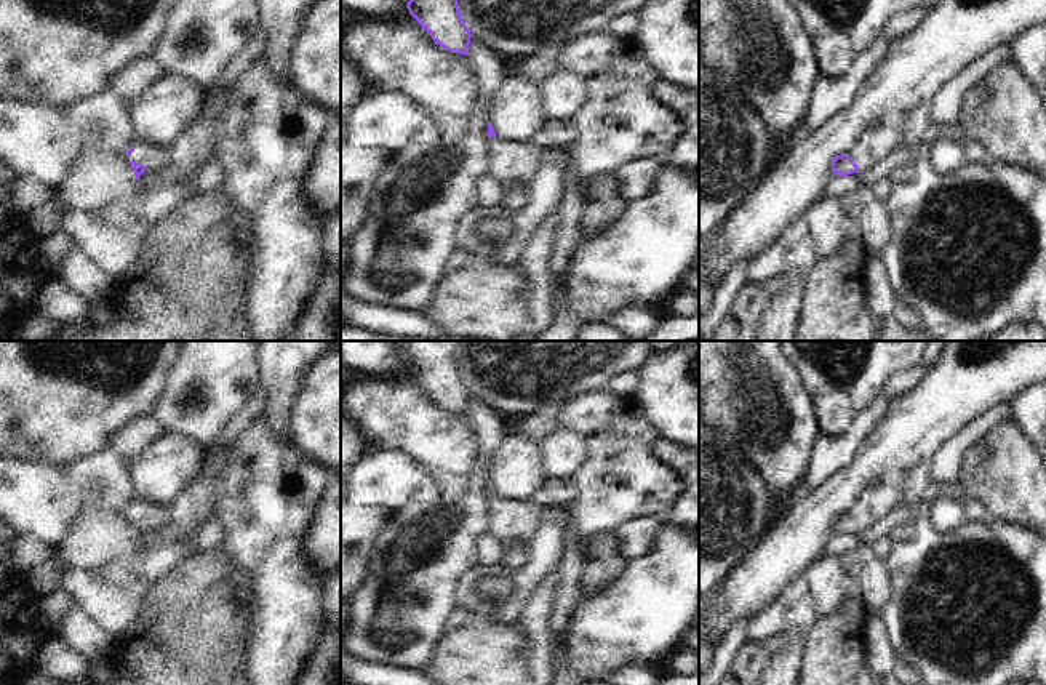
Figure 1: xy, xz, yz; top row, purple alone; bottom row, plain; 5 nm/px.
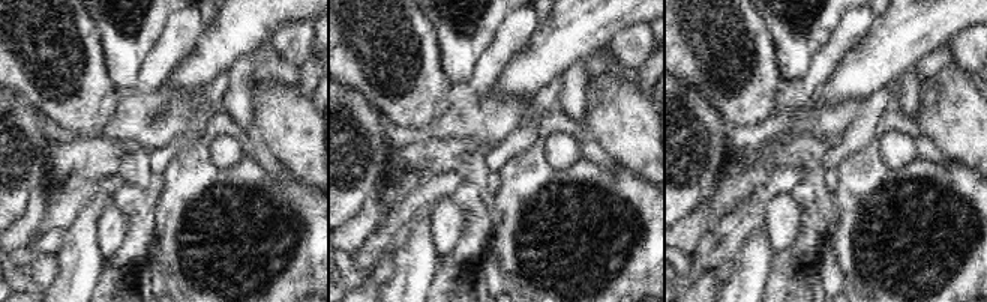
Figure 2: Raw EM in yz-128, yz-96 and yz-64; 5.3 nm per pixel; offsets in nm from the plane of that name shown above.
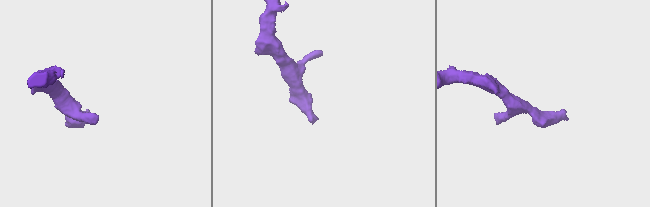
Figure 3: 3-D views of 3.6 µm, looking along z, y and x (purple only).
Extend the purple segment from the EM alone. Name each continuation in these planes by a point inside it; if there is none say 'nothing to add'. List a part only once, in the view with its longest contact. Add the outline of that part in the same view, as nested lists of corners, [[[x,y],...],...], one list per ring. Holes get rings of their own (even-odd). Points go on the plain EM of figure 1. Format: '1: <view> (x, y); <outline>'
1: xy (155, 519); [[[134,499],[134,511],[125,514],[125,520],[136,520],[146,525],[146,530],[162,533],[174,519],[174,507],[158,507],[150,501]]]

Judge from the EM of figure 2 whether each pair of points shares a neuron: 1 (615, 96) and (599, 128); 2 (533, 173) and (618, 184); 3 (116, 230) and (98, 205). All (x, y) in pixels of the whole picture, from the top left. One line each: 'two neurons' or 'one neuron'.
1: one neuron
2: one neuron
3: two neurons

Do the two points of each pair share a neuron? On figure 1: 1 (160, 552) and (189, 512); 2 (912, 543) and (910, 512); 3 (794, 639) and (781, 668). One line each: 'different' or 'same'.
1: same
2: different
3: same

